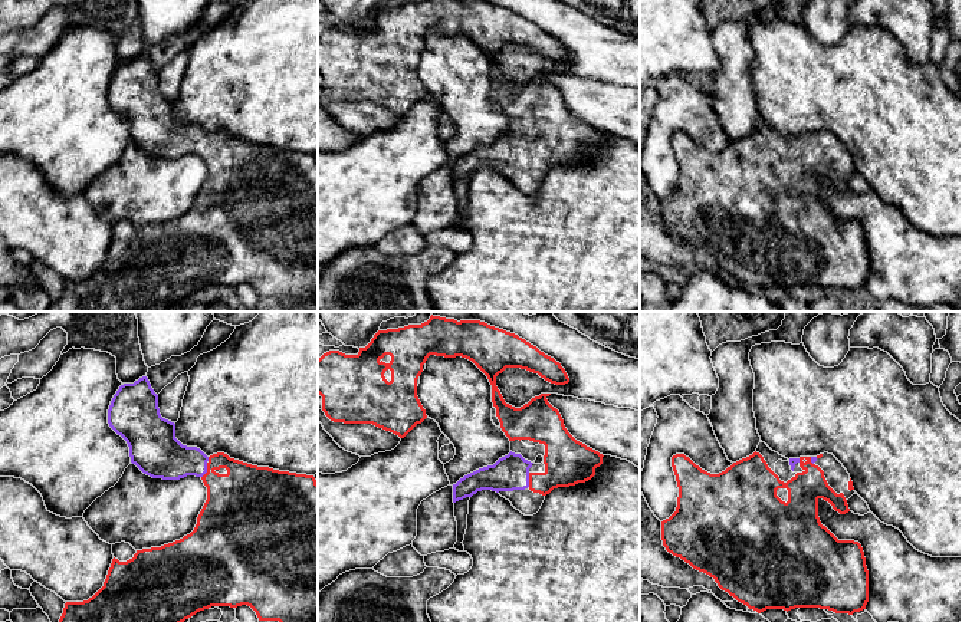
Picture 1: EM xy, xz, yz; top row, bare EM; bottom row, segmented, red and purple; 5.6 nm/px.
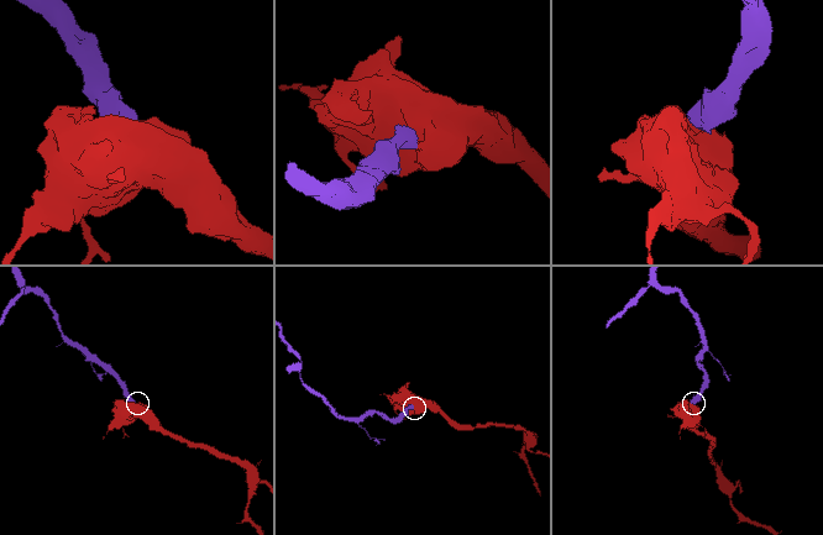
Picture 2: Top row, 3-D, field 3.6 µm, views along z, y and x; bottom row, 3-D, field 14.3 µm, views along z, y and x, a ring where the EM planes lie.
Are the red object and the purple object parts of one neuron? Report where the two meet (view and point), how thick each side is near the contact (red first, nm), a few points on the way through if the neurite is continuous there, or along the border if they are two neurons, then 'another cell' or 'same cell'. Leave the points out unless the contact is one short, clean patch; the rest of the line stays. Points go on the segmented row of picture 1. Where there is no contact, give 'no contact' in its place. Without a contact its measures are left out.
meets red in xy at (207, 470); 360 nm thick on the red side, 240 nm on the other; runs through xy (237, 503), (207, 470), (166, 457); same cell

